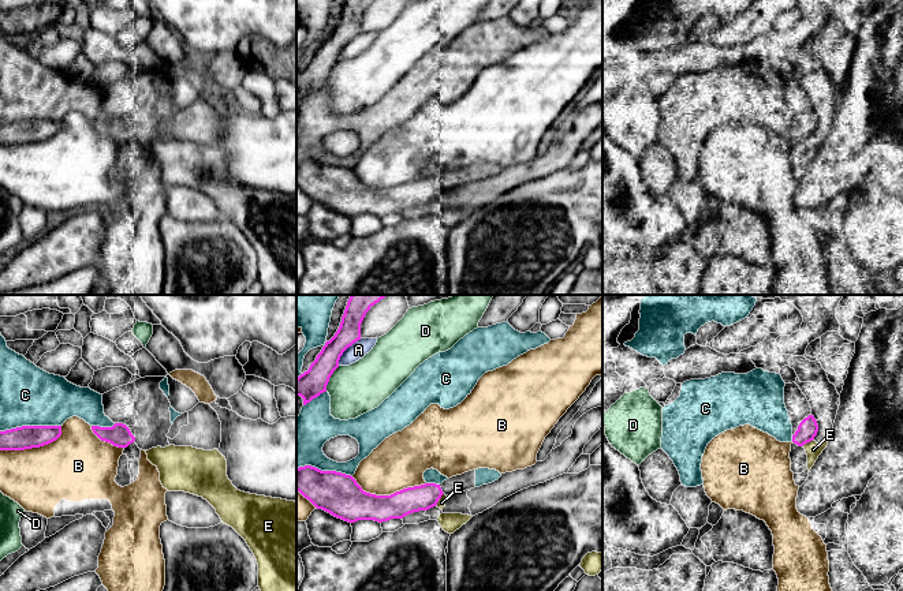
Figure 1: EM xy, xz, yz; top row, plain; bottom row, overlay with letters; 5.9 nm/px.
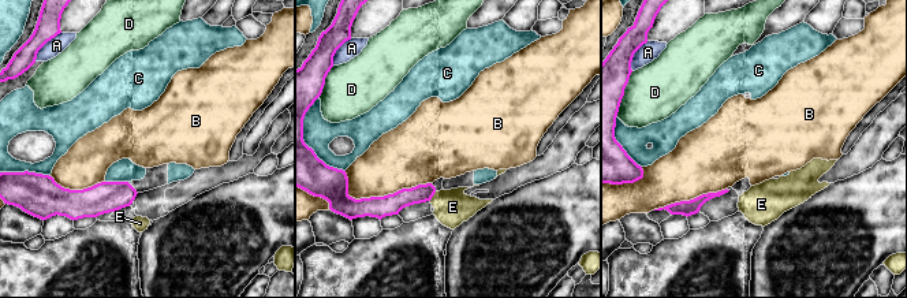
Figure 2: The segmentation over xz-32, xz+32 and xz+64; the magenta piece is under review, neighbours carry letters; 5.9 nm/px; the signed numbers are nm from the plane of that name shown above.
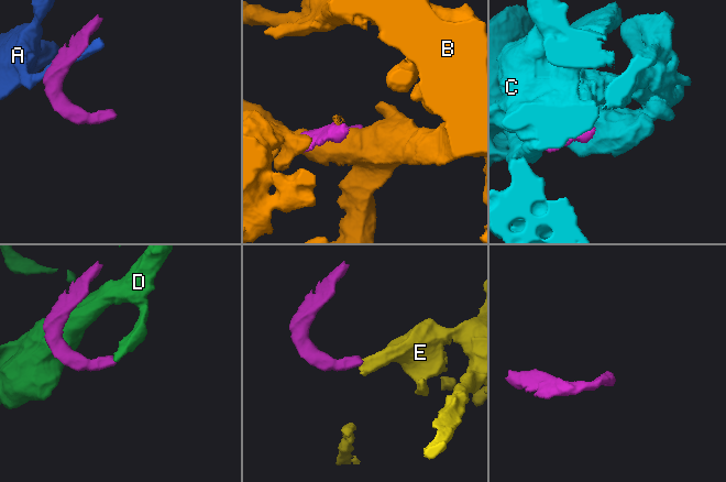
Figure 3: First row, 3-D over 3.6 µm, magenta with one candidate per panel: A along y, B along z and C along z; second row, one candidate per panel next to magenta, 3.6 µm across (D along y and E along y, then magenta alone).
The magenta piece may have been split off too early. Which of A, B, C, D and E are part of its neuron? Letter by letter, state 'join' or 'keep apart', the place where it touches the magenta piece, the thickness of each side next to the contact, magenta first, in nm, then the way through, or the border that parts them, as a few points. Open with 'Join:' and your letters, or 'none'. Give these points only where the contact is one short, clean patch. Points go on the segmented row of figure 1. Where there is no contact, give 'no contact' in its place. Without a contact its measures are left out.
Join: none
A: keep apart | xz (346, 348) | 150/100 nm
B: keep apart | xz (388, 496) | 240/320 nm
C: keep apart | xy (30, 426) | 140/360 nm
D: keep apart | xz (329, 377) | 160/300 nm
E: keep apart | yz (808, 441) | 120/90 nm

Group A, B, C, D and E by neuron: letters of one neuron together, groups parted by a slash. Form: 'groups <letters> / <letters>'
groups A / B / C / D / E

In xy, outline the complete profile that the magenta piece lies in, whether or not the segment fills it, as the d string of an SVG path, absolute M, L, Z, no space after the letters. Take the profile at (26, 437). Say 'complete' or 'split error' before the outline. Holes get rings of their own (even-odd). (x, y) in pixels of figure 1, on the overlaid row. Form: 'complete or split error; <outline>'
complete; M22 426L0 431L0 450L25 450L56 441L61 426Z

